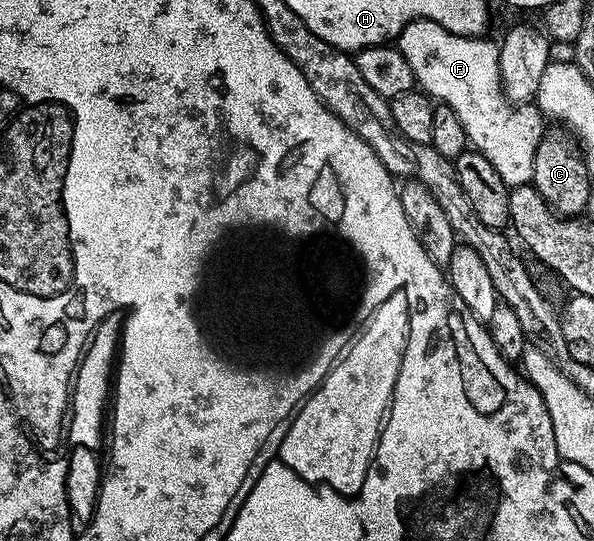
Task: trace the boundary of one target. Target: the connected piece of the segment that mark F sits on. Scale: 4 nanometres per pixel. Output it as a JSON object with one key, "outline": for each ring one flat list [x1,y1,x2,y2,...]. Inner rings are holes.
{"outline":[[420,19,412,20,402,29,396,40,396,48,402,51,414,70,419,88,428,96,451,107,461,120,469,144,477,152,486,155,503,182,513,189,532,182,534,155,546,132,546,121,535,104,522,103,515,108,513,102,509,101,501,83,500,46,495,40,492,42,488,39,454,35,433,20]]}

